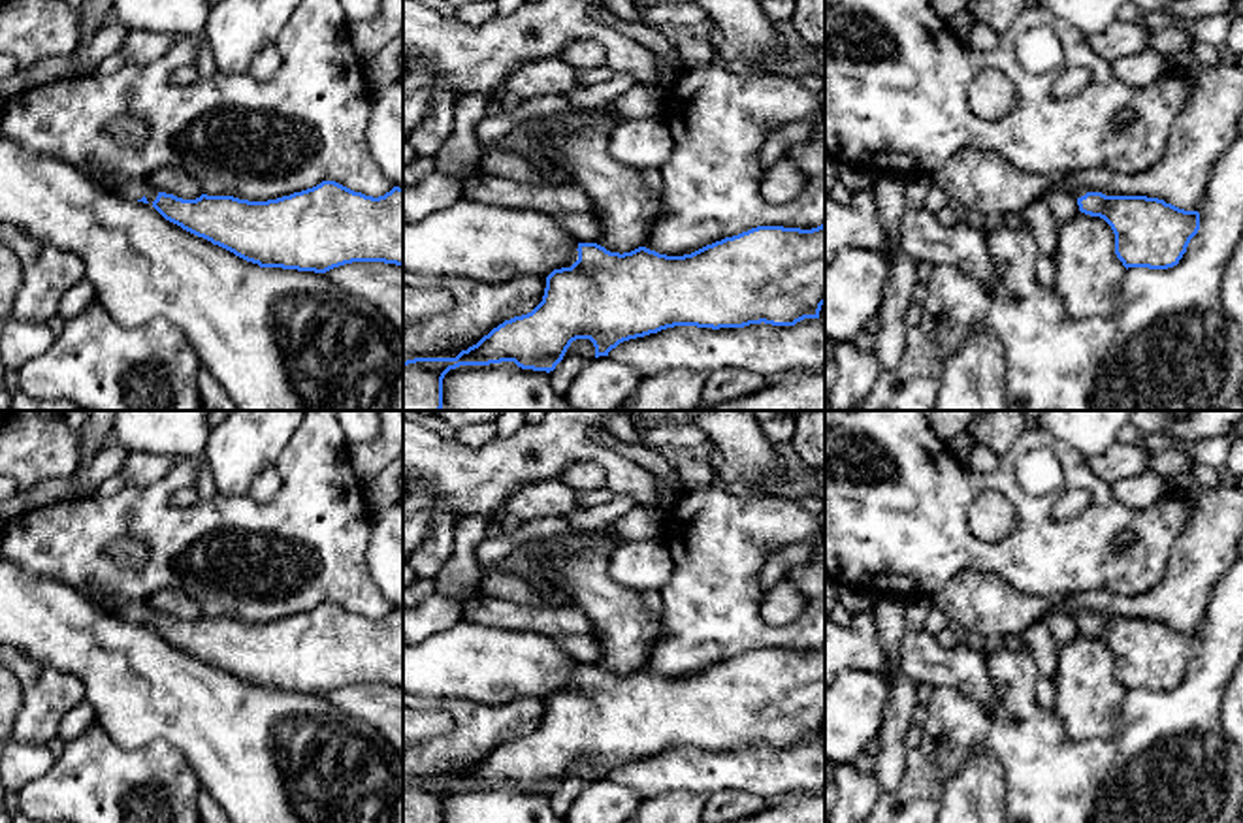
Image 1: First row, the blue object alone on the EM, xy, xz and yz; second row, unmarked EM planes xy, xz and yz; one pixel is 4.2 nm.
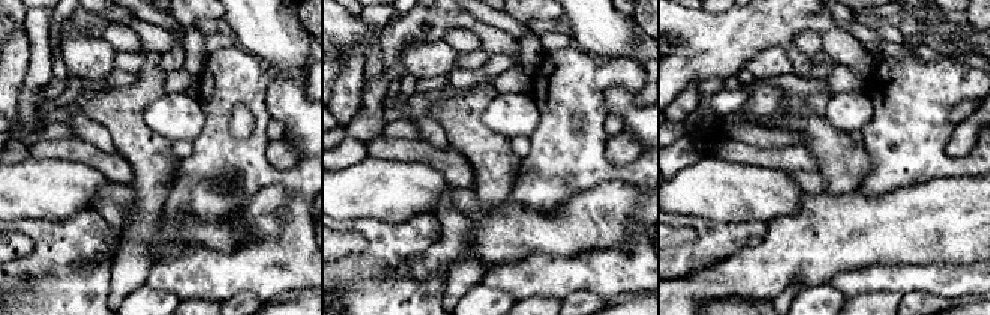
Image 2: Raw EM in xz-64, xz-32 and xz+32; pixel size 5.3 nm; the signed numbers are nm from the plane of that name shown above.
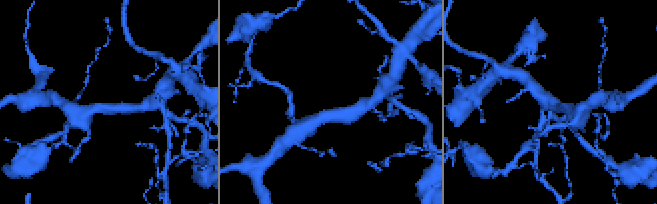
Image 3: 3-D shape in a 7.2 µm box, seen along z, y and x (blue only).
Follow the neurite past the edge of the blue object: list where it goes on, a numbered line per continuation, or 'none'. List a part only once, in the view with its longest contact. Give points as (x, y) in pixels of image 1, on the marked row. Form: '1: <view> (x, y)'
1: xy (134, 189)

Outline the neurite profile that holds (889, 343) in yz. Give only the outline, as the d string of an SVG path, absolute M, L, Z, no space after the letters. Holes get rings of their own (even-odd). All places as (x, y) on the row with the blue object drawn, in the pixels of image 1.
M902 250L889 262L889 275L878 315L880 331L874 333L872 350L883 373L891 373L900 365L908 343L910 330L904 324L904 316L913 303L917 284L915 266L917 262Z

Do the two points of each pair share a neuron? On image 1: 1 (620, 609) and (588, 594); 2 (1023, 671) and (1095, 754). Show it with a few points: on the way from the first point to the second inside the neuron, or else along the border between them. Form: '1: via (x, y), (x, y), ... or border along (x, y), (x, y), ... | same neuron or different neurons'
1: via (613, 609), (596, 594) | same neuron
2: via (1023, 699), (1023, 710), (1066, 754) | same neuron

